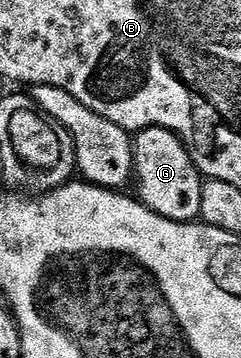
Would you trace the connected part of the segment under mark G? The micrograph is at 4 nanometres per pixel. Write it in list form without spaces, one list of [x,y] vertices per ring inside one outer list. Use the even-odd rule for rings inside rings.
[[[141,129],[134,137],[134,186],[138,199],[150,211],[171,221],[192,223],[202,207],[202,175],[188,149],[169,129]]]

